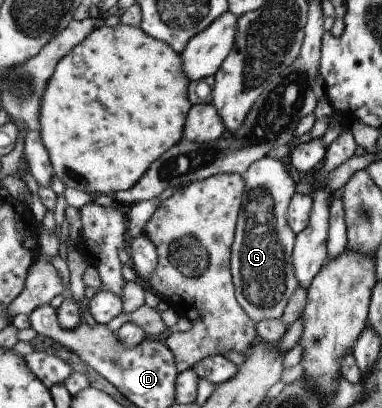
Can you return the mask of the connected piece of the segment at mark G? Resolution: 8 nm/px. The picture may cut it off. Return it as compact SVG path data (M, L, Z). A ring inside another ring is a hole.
M268 155L262 156L248 166L241 174L244 180L243 201L235 223L235 232L231 245L229 269L233 287L234 300L243 312L253 321L280 320L283 309L292 292L299 286L293 272L291 249L295 240L295 233L286 223L286 212L291 197L295 194L295 184L288 171L279 159Z

